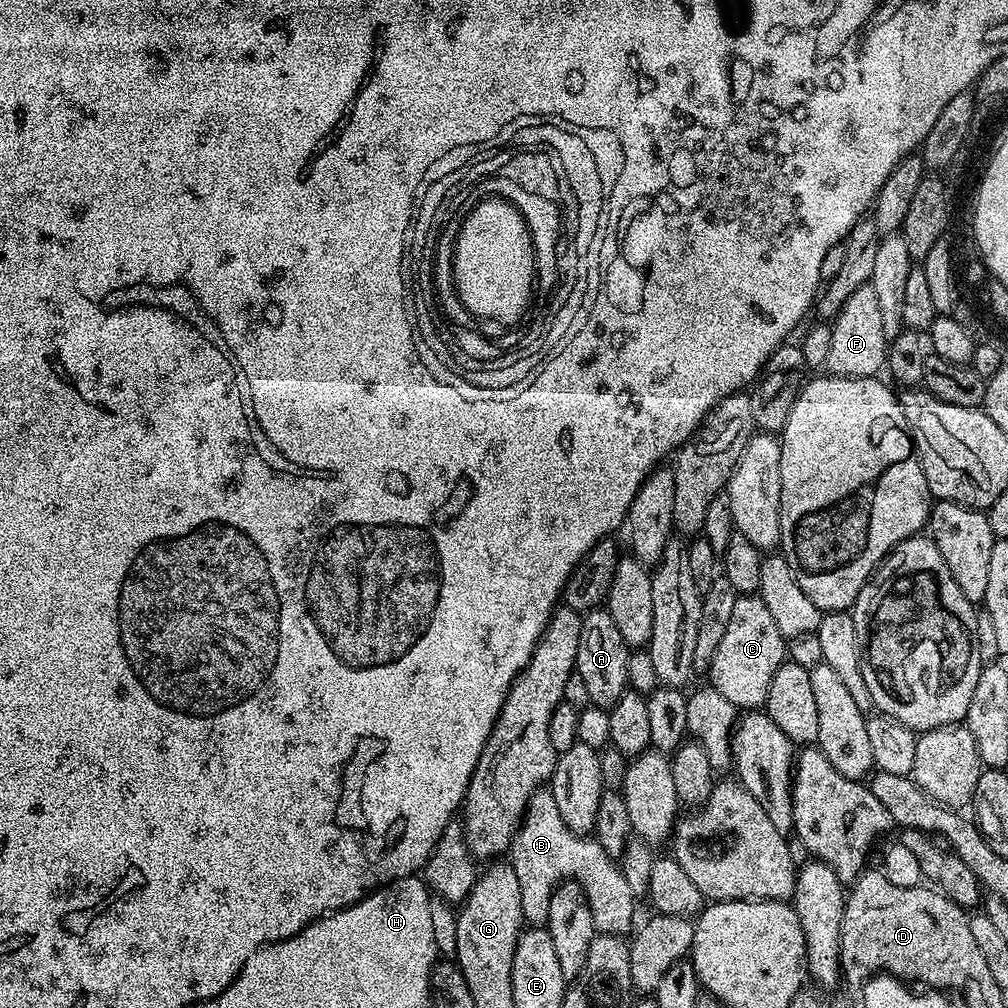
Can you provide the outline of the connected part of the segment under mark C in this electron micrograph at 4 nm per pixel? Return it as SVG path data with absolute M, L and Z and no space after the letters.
M737 595L734 602L734 614L731 615L730 622L727 623L726 634L723 635L722 642L718 645L718 650L714 651L712 665L710 667L711 687L726 698L738 710L756 710L768 703L768 691L770 682L774 682L774 674L780 669L781 664L786 660L786 641L783 634L774 626L774 617L770 610L766 610L766 602L760 599L759 595L751 596Z

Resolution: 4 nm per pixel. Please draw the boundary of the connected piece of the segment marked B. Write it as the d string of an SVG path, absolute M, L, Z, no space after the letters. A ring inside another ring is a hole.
M537 790L532 795L532 801L528 803L528 808L524 812L524 820L516 829L516 836L512 840L510 863L514 874L518 874L518 887L522 894L522 914L529 925L547 925L548 907L553 892L565 882L575 882L579 884L585 898L588 899L592 917L601 933L623 937L633 931L632 919L636 916L638 900L630 894L630 886L626 882L624 871L613 857L606 854L606 850L595 838L575 832L564 821L562 814L558 814L558 806L554 802L551 791Z

